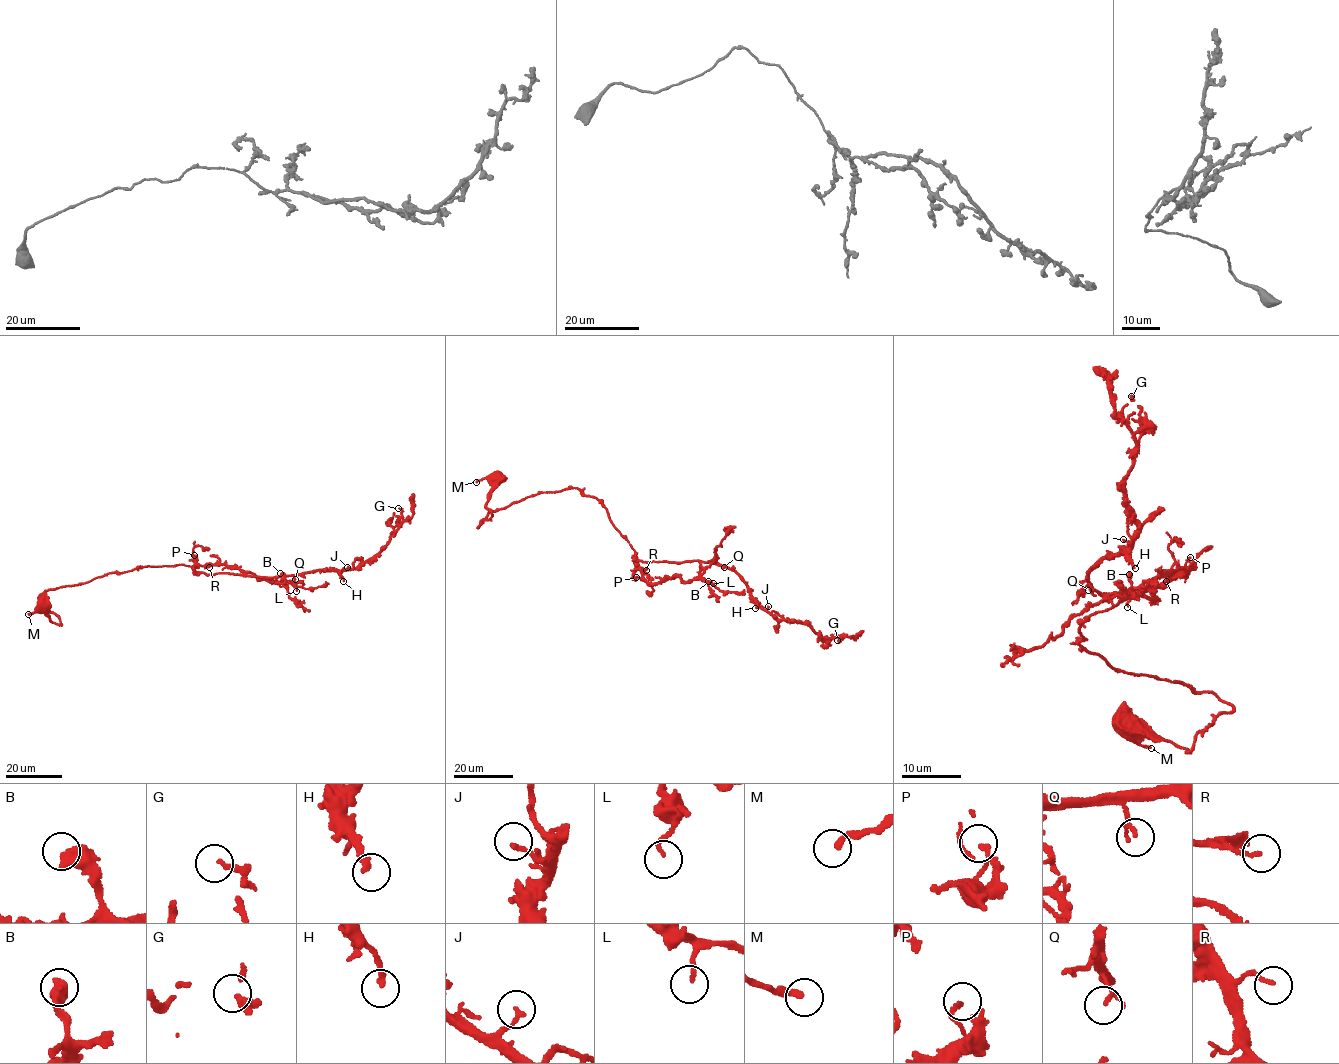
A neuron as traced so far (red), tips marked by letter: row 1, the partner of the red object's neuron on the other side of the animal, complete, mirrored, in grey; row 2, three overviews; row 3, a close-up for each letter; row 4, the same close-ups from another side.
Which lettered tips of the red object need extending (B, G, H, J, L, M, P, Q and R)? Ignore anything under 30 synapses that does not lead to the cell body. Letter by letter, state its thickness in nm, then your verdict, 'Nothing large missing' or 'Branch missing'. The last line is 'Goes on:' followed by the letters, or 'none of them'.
B: Thickness 550 nm. Nothing large missing
G: Thickness 200 nm. Nothing large missing
H: Thickness 240 nm. Nothing large missing
J: Thickness 180 nm. Nothing large missing
L: Thickness 150 nm. Nothing large missing
M: Thickness 260 nm. Nothing large missing
P: Thickness 160 nm. Nothing large missing
Q: Thickness 170 nm. Nothing large missing
R: Thickness 140 nm. Nothing large missing
Goes on: none of them

